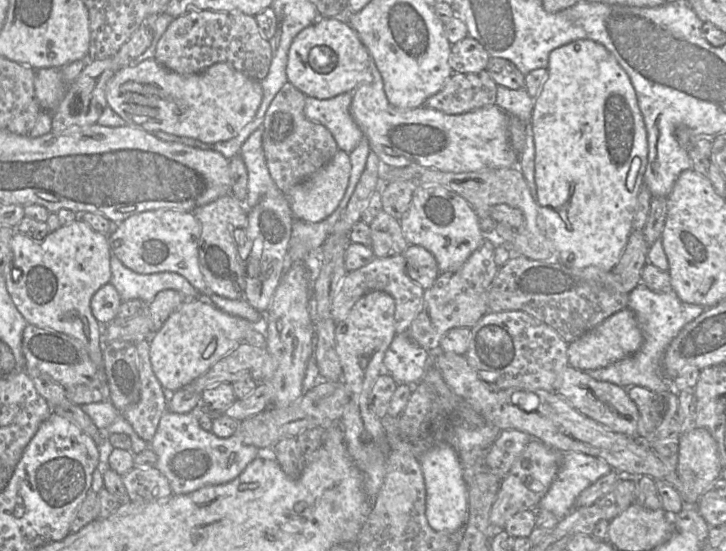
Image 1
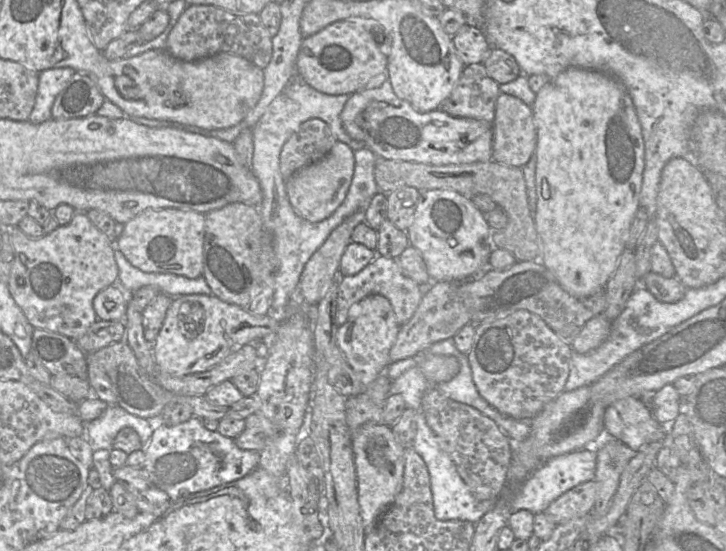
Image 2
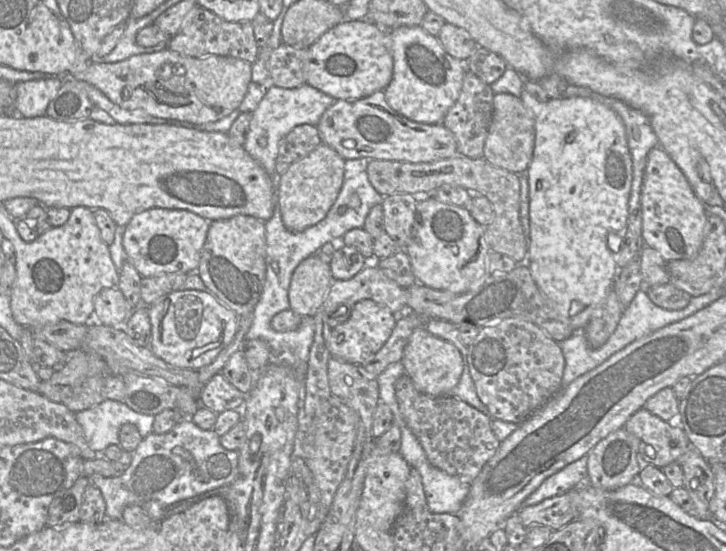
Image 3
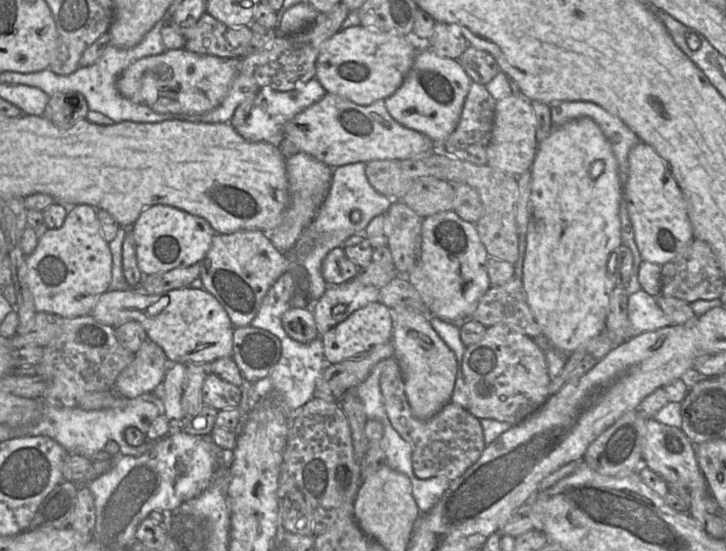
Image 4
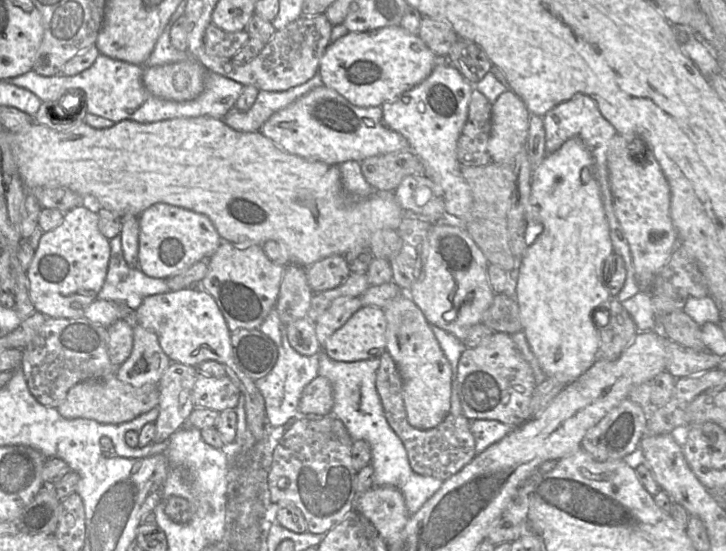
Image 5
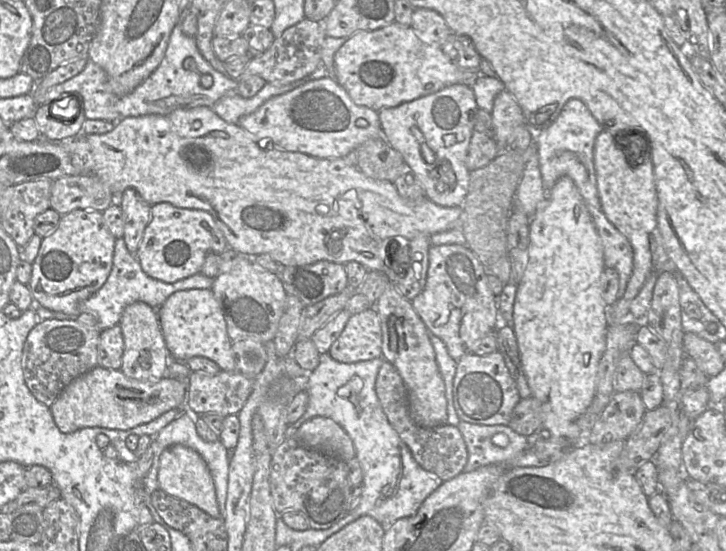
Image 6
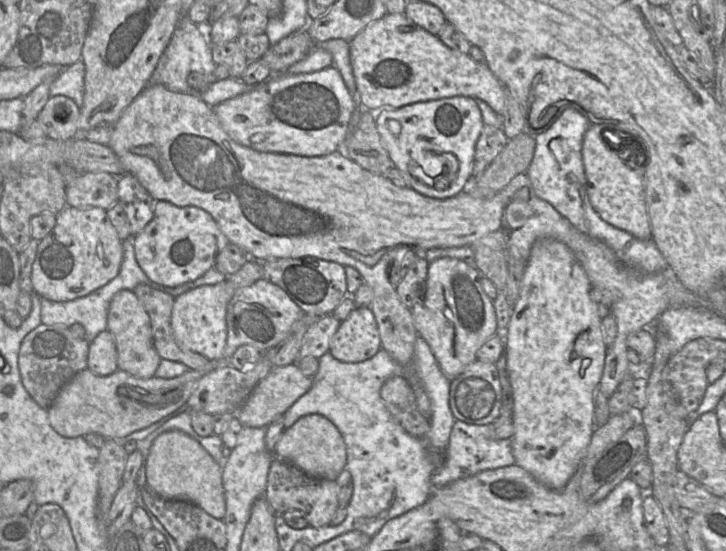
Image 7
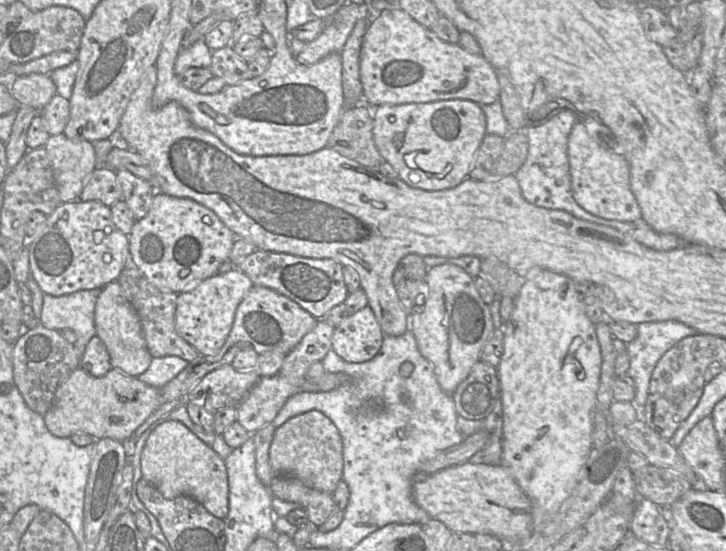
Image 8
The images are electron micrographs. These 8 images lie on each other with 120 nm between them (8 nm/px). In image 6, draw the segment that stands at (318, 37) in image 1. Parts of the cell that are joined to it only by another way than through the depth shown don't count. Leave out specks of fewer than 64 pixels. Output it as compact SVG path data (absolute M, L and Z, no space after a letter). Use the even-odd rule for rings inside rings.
M397 21L373 31L354 33L336 52L334 63L335 79L352 100L357 105L371 108L378 113L383 108L396 107L453 84L466 84L472 87L480 75L479 71L460 68L450 60L441 47L424 43L415 34L411 25L399 24Z

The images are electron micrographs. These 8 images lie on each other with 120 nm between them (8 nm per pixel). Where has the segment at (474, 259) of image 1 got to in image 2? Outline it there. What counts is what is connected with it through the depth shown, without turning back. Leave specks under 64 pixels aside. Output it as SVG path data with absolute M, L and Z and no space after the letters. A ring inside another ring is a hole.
M439 281L423 294L413 316L399 328L396 340L389 352L390 362L422 354L434 343L453 338L461 328L472 323L470 313L457 294L458 284Z

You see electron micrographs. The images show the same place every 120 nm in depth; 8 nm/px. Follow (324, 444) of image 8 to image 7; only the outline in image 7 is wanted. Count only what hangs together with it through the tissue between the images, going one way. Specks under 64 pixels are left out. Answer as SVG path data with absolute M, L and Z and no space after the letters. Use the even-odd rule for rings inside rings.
M308 414L285 428L274 452L275 458L287 461L309 476L336 480L347 463L346 444L338 428L321 414Z

